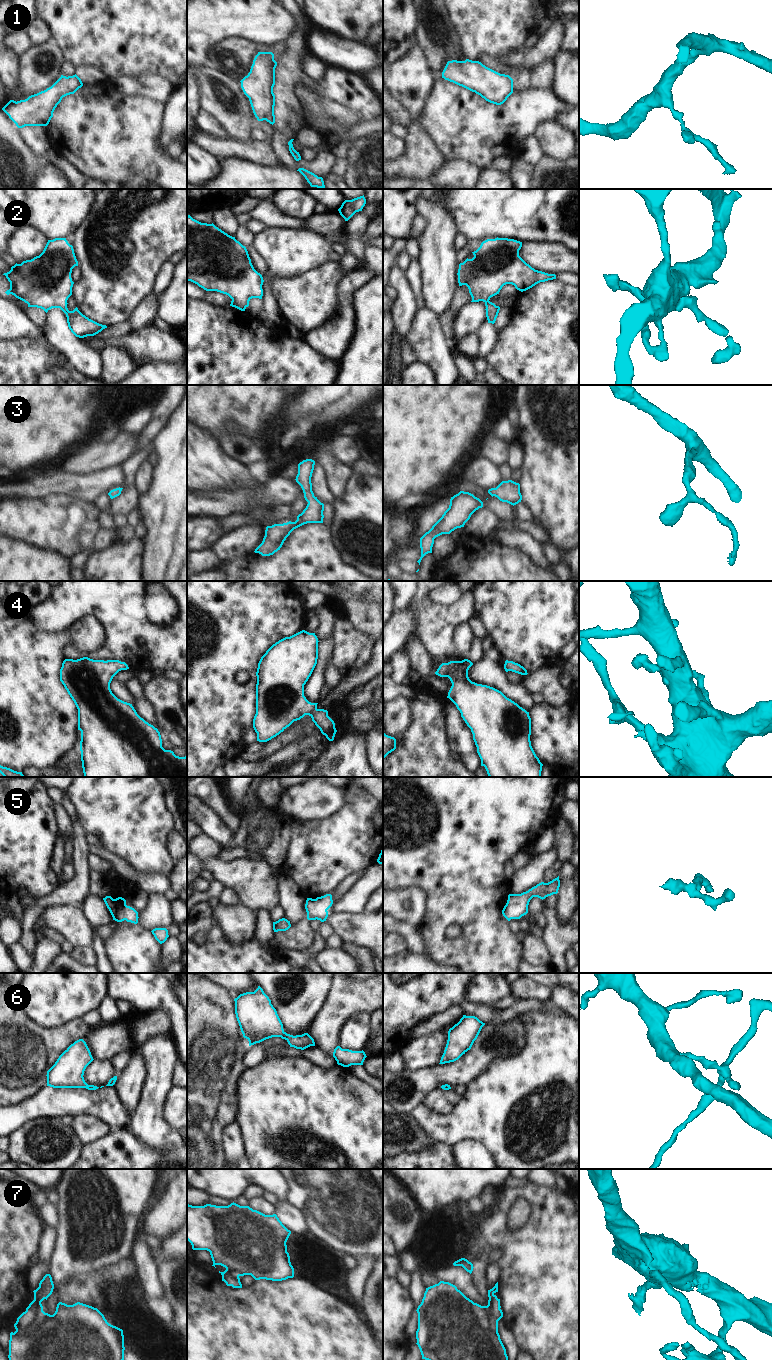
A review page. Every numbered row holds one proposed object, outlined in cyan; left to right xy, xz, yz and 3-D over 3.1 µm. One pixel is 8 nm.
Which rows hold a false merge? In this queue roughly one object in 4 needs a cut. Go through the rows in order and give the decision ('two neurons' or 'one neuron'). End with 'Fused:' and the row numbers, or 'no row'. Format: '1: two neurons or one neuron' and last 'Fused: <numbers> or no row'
1: one neuron
2: one neuron
3: one neuron
4: one neuron
5: one neuron
6: one neuron
7: one neuron
Fused: no row

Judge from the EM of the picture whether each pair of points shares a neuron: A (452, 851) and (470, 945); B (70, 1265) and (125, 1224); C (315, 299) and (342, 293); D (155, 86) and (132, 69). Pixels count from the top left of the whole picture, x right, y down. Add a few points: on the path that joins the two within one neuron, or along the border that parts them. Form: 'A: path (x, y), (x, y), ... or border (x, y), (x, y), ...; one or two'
A: path (462, 874), (465, 885), (470, 890), (470, 922); one
B: path (84, 1251), (111, 1224); one
C: border (347, 273), (338, 284), (337, 310), (332, 317); two
D: border (162, 77), (156, 74), (138, 74), (116, 78); two

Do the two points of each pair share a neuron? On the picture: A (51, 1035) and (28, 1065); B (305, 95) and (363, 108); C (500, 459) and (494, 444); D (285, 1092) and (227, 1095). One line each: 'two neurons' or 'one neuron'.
A: one neuron
B: two neurons
C: one neuron
D: two neurons

